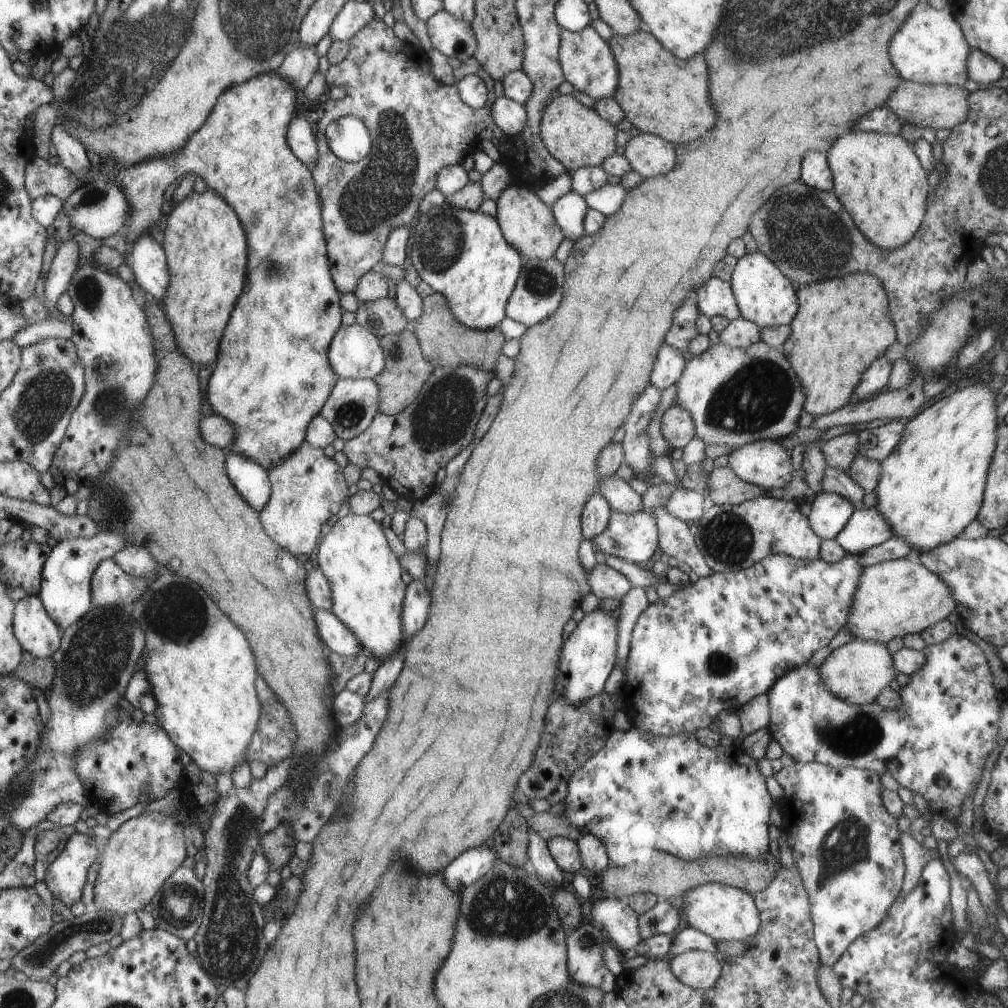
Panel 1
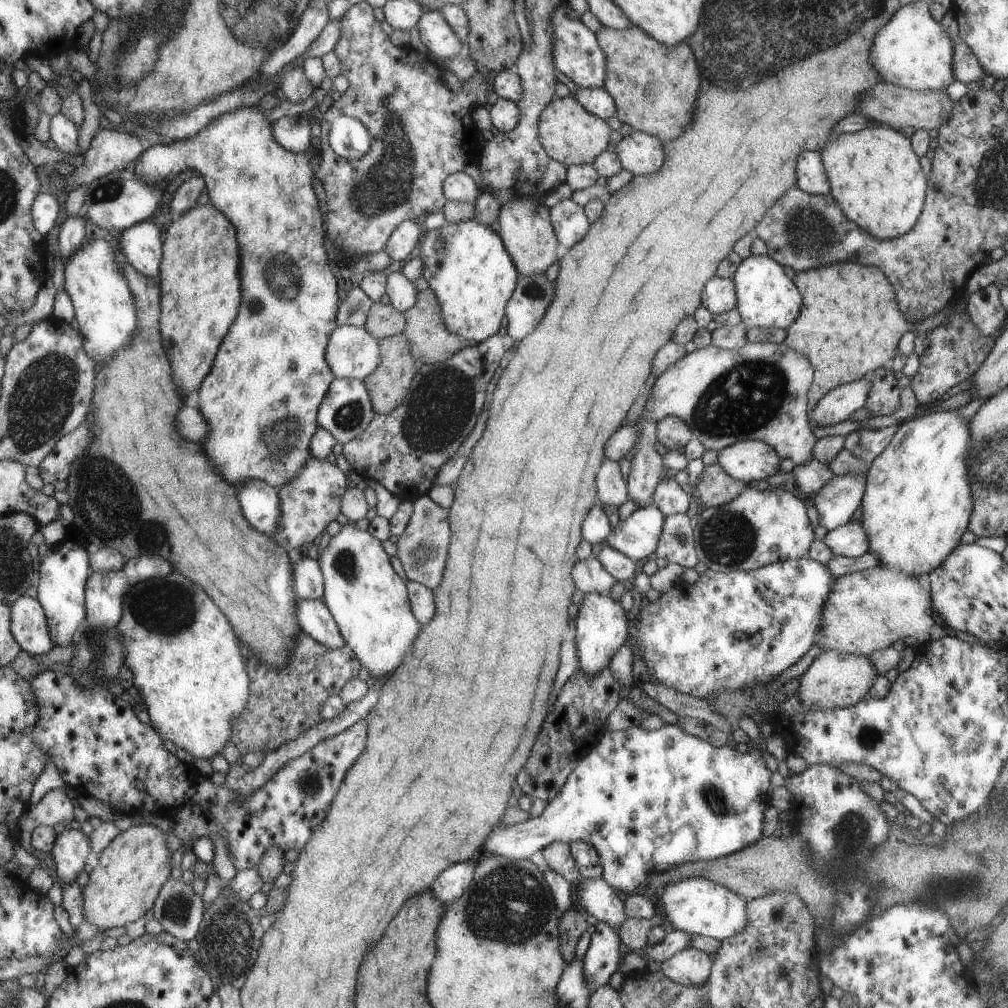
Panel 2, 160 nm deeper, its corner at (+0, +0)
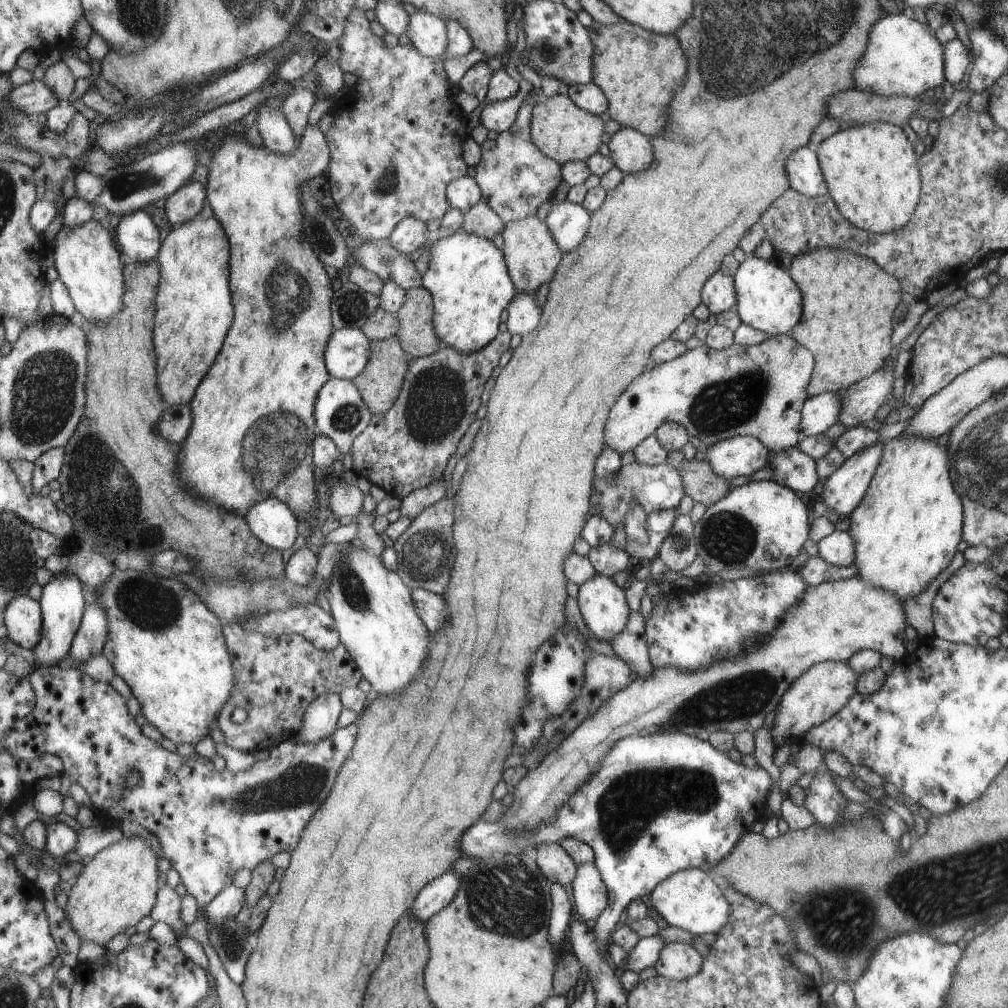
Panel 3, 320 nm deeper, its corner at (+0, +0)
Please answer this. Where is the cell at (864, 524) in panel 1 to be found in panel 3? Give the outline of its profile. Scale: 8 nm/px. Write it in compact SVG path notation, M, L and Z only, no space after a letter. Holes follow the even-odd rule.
M834 530L816 542L817 555L836 567L848 567L853 562L854 546L847 531Z

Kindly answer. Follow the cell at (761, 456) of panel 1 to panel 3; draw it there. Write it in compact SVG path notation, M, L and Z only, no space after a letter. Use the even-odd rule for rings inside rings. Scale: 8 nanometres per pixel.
M747 435L715 441L706 448L707 462L717 476L727 481L735 476L748 477L767 466L768 449L764 443Z

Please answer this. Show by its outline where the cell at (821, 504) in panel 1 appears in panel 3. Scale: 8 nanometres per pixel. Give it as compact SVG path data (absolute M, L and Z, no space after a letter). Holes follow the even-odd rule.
M883 439L853 453L823 482L822 502L837 515L848 516L859 504L882 457Z

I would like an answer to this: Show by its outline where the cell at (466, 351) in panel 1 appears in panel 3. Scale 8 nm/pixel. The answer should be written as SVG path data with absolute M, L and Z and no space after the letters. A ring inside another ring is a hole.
M425 287L410 288L406 290L403 304L396 312L399 322L399 328L395 336L401 345L401 350L409 356L409 358L424 357L434 352L439 346L442 346L440 339L436 337L436 333L432 327L433 310L432 294L425 290Z

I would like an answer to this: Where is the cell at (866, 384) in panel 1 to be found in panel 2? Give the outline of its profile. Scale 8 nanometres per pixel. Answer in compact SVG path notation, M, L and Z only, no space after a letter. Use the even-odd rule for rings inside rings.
M870 372L859 380L839 385L825 393L814 404L813 412L809 413L810 424L818 427L833 426L864 406L872 374Z

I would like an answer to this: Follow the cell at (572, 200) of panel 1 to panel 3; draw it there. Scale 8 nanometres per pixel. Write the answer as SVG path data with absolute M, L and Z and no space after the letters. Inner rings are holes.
M567 200L551 204L546 218L546 224L555 239L557 246L567 253L575 244L579 244L587 232L591 213L581 204Z

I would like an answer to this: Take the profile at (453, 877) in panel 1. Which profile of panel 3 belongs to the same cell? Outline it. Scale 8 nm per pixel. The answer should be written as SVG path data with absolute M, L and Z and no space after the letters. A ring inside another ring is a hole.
M449 870L443 873L441 878L431 882L429 886L425 886L425 890L421 890L421 894L417 894L417 902L413 902L411 915L424 923L431 916L443 910L455 896L460 876Z

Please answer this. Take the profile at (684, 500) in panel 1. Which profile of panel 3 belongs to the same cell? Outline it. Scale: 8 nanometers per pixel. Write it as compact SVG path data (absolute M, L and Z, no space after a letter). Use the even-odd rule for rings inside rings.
M633 461L621 465L610 477L595 478L588 501L590 507L599 509L596 515L615 528L622 524L632 503L641 505L647 516L661 509L675 509L683 496L685 496L684 485L678 469L674 469L666 462L646 465Z

